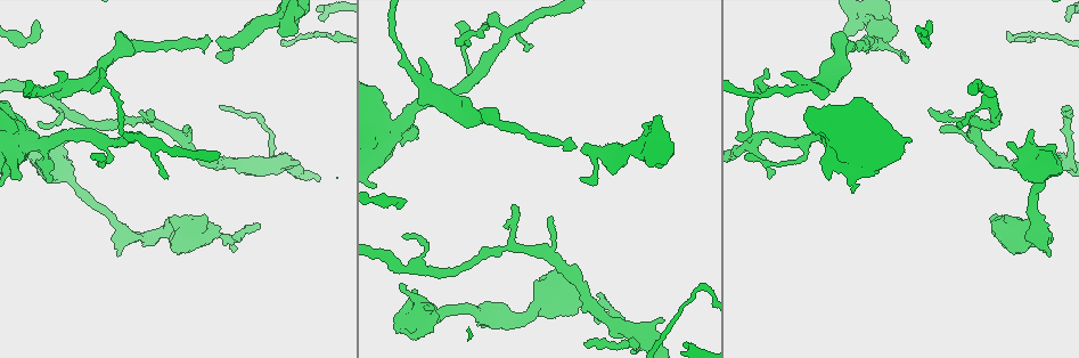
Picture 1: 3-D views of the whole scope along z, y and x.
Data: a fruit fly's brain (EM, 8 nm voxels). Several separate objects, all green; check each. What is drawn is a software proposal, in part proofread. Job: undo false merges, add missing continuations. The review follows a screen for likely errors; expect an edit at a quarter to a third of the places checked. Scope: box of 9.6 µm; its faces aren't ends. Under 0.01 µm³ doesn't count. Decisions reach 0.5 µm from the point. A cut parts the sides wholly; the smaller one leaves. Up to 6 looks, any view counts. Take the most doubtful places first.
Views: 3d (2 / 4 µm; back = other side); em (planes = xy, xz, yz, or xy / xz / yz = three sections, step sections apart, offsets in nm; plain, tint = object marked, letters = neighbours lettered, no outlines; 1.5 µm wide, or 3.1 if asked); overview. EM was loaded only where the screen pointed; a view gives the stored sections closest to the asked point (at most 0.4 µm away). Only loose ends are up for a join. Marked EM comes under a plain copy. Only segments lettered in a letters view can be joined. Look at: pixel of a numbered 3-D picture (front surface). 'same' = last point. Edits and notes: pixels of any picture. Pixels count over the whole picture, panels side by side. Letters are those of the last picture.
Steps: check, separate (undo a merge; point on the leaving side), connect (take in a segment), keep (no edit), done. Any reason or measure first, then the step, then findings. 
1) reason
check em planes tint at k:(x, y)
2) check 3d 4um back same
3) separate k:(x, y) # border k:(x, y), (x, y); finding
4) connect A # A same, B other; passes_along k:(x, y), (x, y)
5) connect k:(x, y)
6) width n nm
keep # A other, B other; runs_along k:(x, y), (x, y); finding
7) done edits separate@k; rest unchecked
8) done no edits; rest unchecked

long arm stops here
check em planes letters at 1:(900, 55)

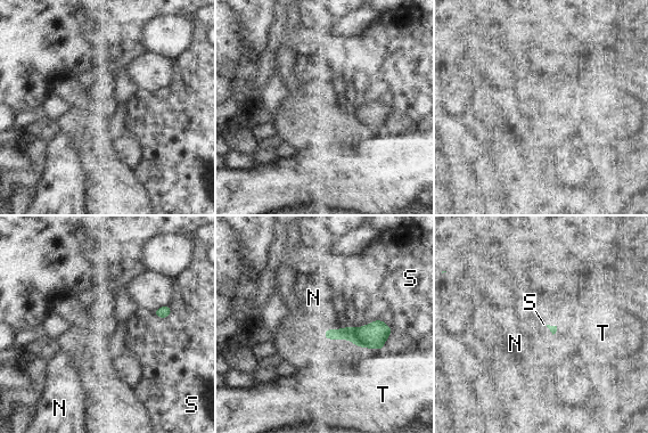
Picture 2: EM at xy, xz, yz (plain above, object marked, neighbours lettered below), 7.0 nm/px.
keep # N other, S other, T other; border 2:(392, 328), (371, 320), (325, 329); no lettered segment goes on from it

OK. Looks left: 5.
check 3d 2um at 1:(403, 284)

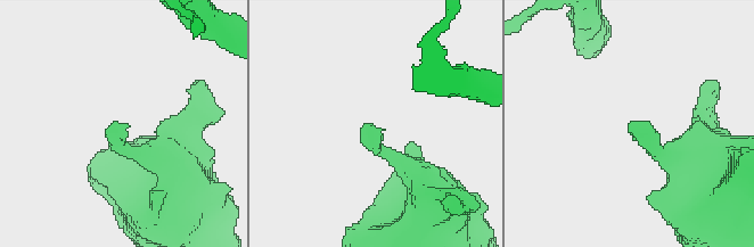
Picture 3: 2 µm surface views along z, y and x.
now the EM
check em planes letters at 3:(630, 121)

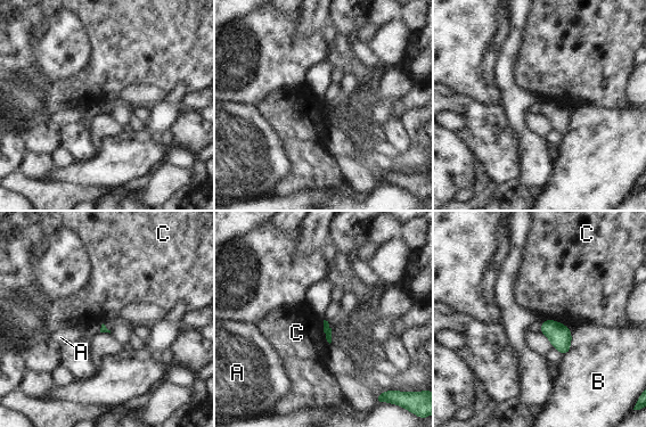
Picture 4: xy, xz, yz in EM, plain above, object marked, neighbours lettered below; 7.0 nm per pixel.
keep # A other, B other, C other; border 4:(542, 320), (557, 320), (571, 329); no lettered segment goes on from it

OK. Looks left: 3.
a fork
check 3d 4um at 1:(100, 140)

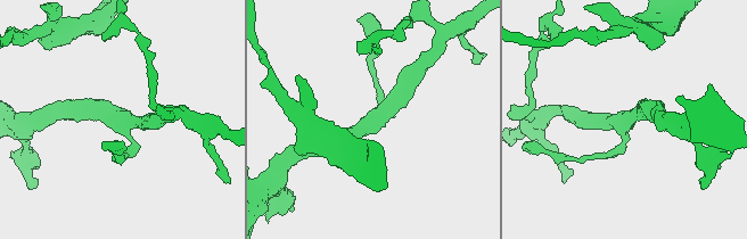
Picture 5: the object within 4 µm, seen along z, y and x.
arms 3; now the EM
check em xy step 8 tint at 5:(121, 123)

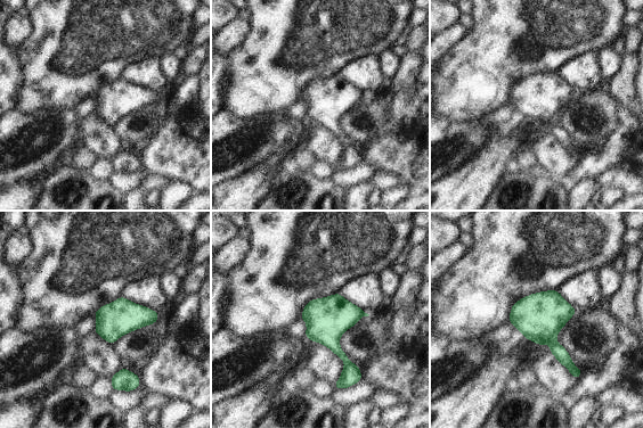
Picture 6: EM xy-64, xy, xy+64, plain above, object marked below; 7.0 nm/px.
another direction
check em planes letters same

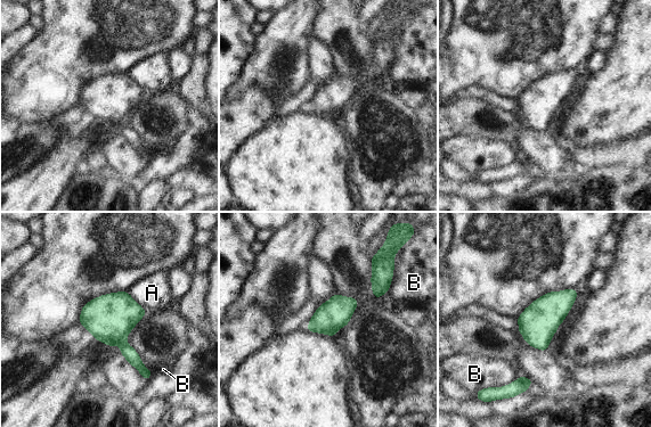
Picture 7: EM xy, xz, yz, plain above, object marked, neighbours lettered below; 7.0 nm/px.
longest_contact A 220 nm
keep # A other, B other; continuous, no second neuron

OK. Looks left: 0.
done no edits; rest unchecked

